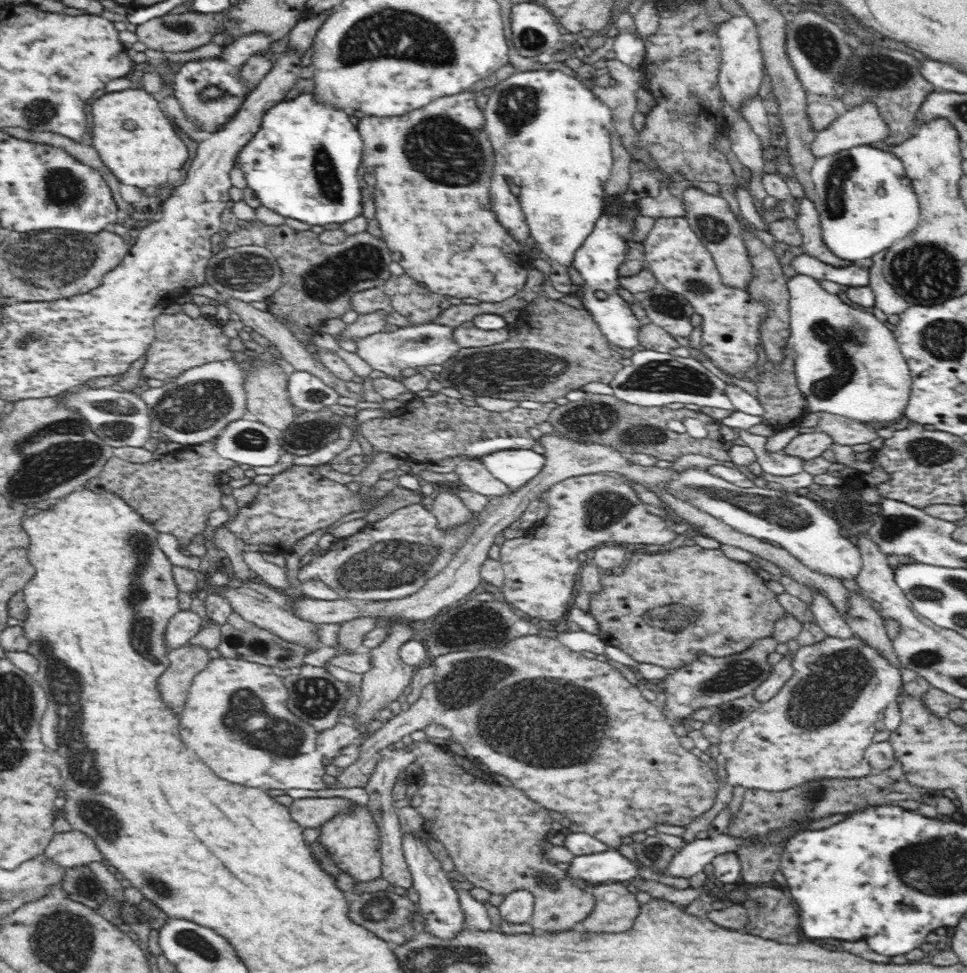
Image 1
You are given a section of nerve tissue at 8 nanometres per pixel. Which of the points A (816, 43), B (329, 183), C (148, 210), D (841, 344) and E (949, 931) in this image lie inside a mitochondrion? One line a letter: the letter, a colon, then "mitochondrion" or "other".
A: mitochondrion
B: mitochondrion
C: other
D: mitochondrion
E: other

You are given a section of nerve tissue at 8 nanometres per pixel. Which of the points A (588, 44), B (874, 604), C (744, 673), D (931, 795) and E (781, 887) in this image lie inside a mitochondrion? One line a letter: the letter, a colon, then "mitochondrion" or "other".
A: other
B: other
C: mitochondrion
D: other
E: other

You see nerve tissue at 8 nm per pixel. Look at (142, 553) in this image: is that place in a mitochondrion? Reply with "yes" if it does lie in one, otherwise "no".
yes

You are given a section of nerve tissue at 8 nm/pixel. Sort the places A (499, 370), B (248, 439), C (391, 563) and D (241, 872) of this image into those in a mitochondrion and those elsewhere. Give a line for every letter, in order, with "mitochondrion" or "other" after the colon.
A: mitochondrion
B: mitochondrion
C: mitochondrion
D: other

